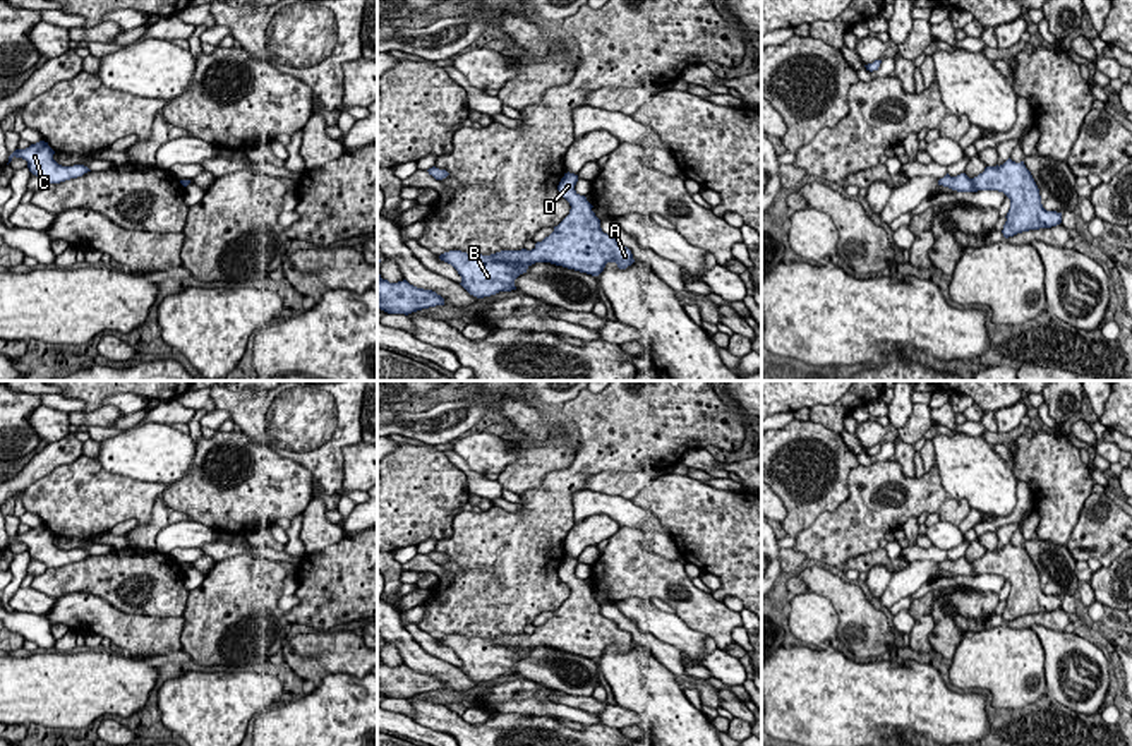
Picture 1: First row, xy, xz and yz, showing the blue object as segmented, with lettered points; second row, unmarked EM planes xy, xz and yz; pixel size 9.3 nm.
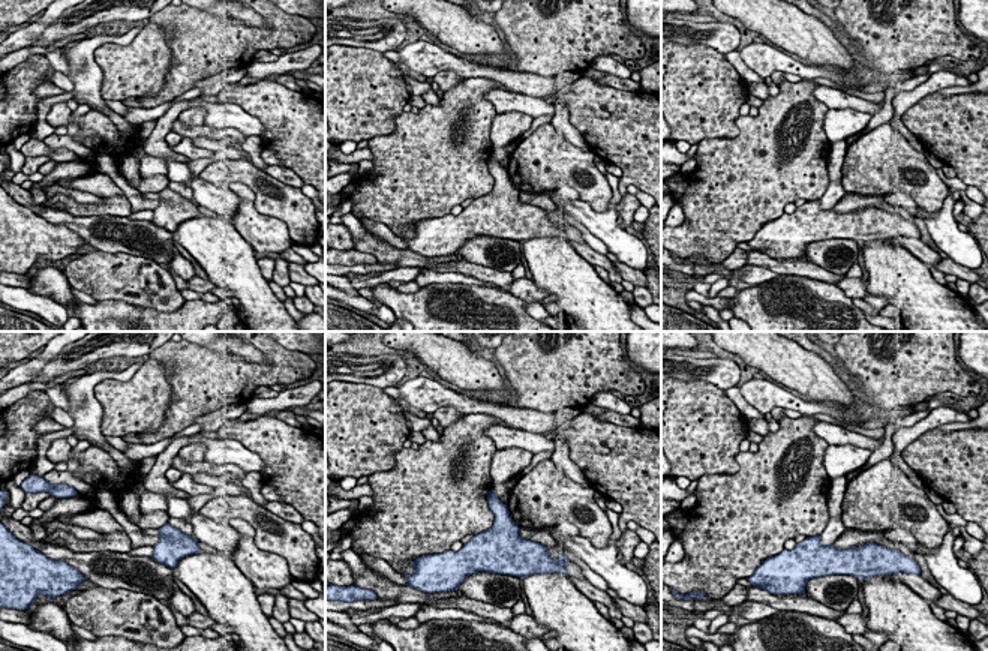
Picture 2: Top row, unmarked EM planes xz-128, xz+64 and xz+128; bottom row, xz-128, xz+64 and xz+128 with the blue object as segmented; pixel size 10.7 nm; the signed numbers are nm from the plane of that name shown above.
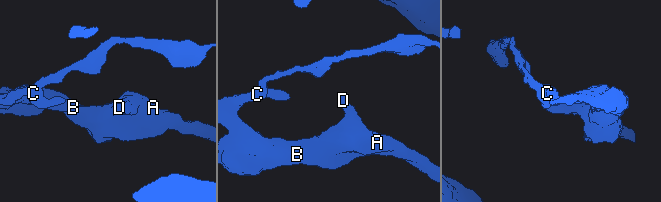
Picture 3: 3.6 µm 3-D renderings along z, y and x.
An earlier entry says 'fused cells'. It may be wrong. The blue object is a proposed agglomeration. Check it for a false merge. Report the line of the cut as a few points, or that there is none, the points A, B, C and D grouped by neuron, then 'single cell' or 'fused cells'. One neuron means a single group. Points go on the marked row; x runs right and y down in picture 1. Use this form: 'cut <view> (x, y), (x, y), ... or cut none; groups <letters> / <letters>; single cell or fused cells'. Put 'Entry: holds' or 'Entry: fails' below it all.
cut none; groups A B C D; single cell
Entry: fails

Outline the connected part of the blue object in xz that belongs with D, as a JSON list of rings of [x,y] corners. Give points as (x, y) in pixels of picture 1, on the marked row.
[[[569,171],[561,178],[557,190],[569,202],[569,214],[532,250],[501,250],[491,256],[449,250],[439,259],[458,271],[460,285],[477,298],[516,290],[515,280],[535,262],[551,262],[592,276],[599,276],[607,262],[626,269],[635,262],[631,250],[602,232],[593,206],[575,190],[576,182],[578,175]]]

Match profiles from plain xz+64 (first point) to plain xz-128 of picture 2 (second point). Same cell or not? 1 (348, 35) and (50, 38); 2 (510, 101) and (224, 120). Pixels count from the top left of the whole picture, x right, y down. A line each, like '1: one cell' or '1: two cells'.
1: one cell
2: one cell

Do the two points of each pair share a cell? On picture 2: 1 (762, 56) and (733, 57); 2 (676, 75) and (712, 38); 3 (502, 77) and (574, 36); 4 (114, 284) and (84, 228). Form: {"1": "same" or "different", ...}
{"1": "different", "2": "different", "3": "different", "4": "different"}

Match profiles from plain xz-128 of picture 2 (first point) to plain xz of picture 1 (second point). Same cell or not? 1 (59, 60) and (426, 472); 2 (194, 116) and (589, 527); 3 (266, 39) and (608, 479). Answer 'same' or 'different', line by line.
1: different
2: same
3: different

